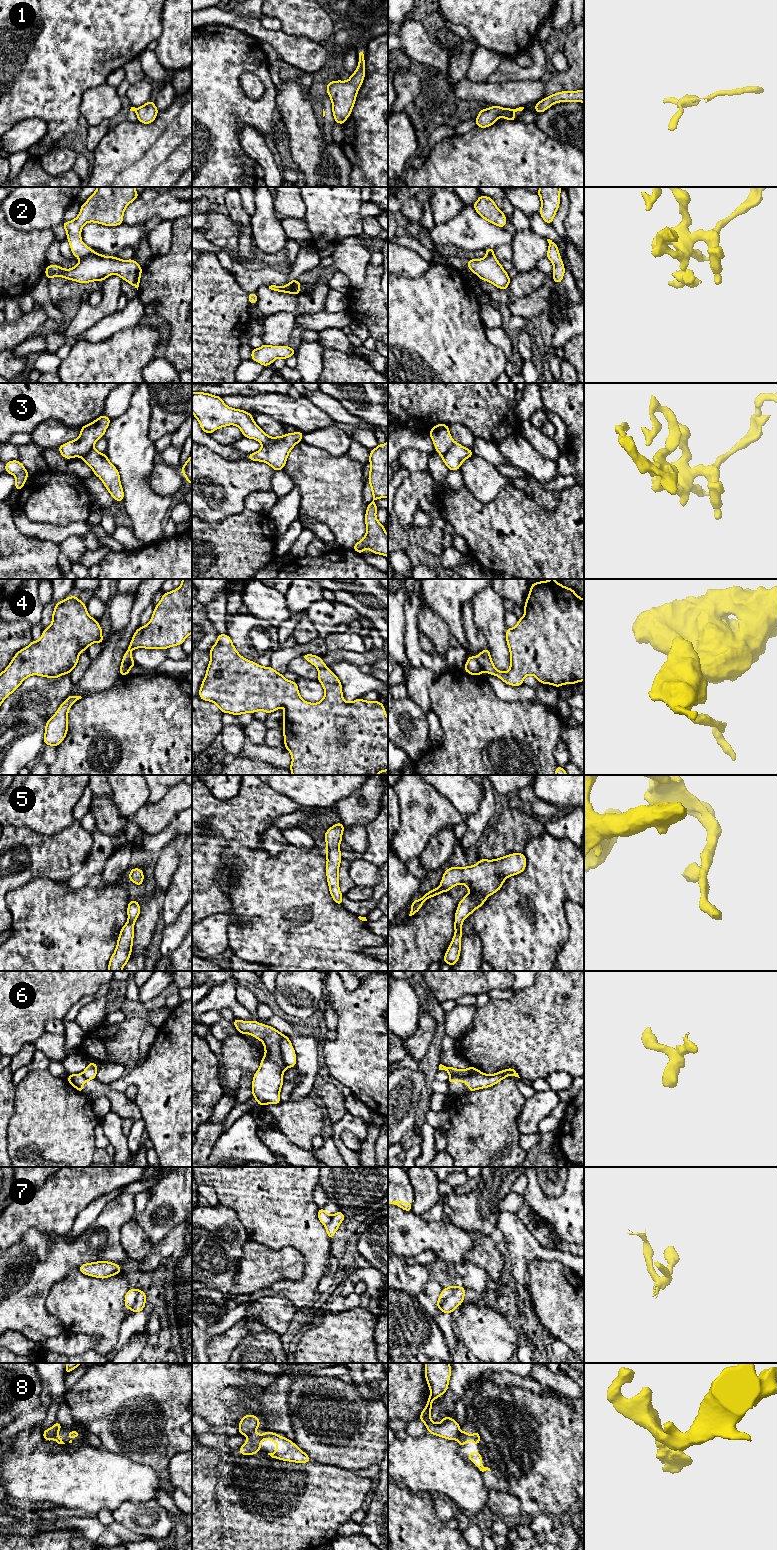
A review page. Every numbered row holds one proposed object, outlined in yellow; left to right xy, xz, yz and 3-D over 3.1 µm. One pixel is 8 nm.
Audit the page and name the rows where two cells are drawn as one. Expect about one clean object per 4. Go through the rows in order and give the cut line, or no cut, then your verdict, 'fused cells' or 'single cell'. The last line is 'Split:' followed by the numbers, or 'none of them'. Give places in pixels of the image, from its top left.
1: cut yz (512, 109), (511, 113); fused cells
2: cut xy (94, 252), (81, 258); fused cells
3: cut xz (284, 436), (277, 442), (262, 446); fused cells
4: cut yz (475, 657), (482, 670); fused cells
5: cut none; single cell
6: cut xz (282, 1035), (281, 1057), (287, 1067); fused cells
7: cut yz (456, 1286), (455, 1290), (439, 1308); fused cells
8: cut yz (459, 1434), (456, 1438); fused cells
Split: 1, 2, 3, 4, 6, 7, 8

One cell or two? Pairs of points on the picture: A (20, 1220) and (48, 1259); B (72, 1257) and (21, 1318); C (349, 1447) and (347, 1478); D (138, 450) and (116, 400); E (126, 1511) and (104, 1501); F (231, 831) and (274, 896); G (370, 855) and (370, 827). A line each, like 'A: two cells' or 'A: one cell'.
A: two cells
B: one cell
C: two cells
D: two cells
E: two cells
F: two cells
G: one cell

